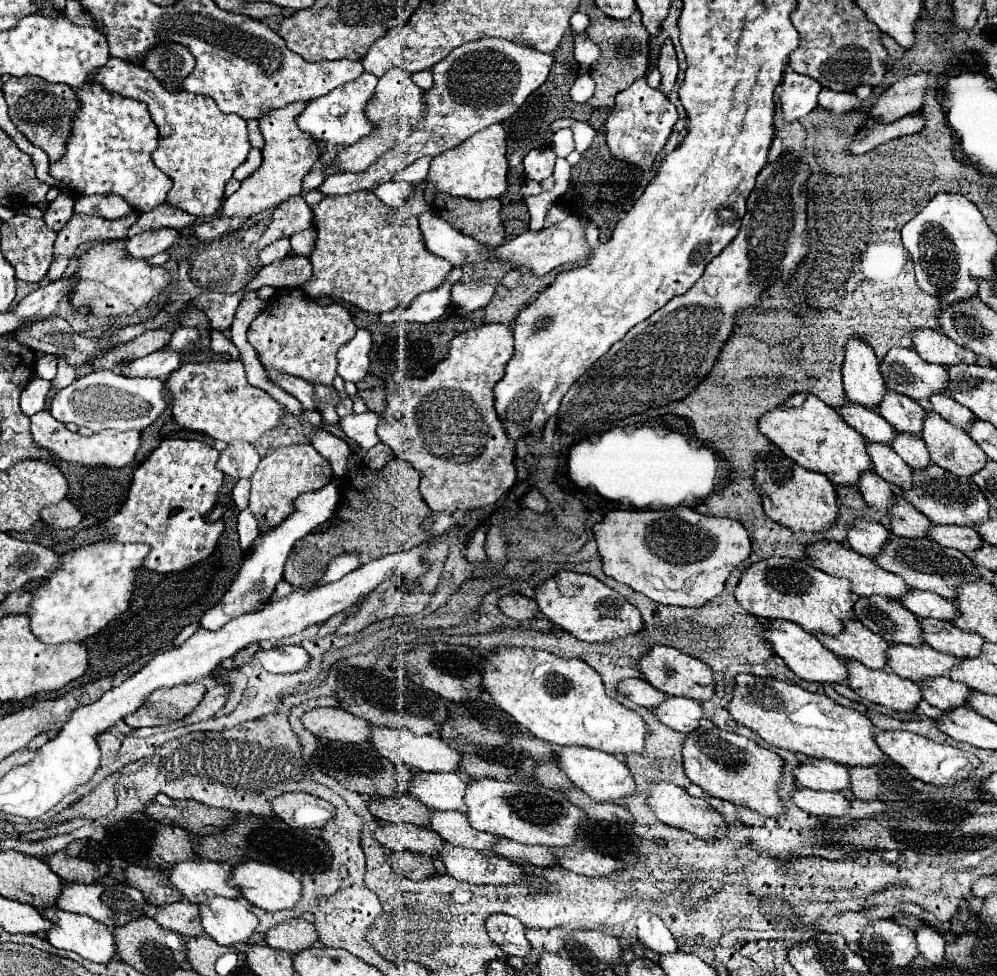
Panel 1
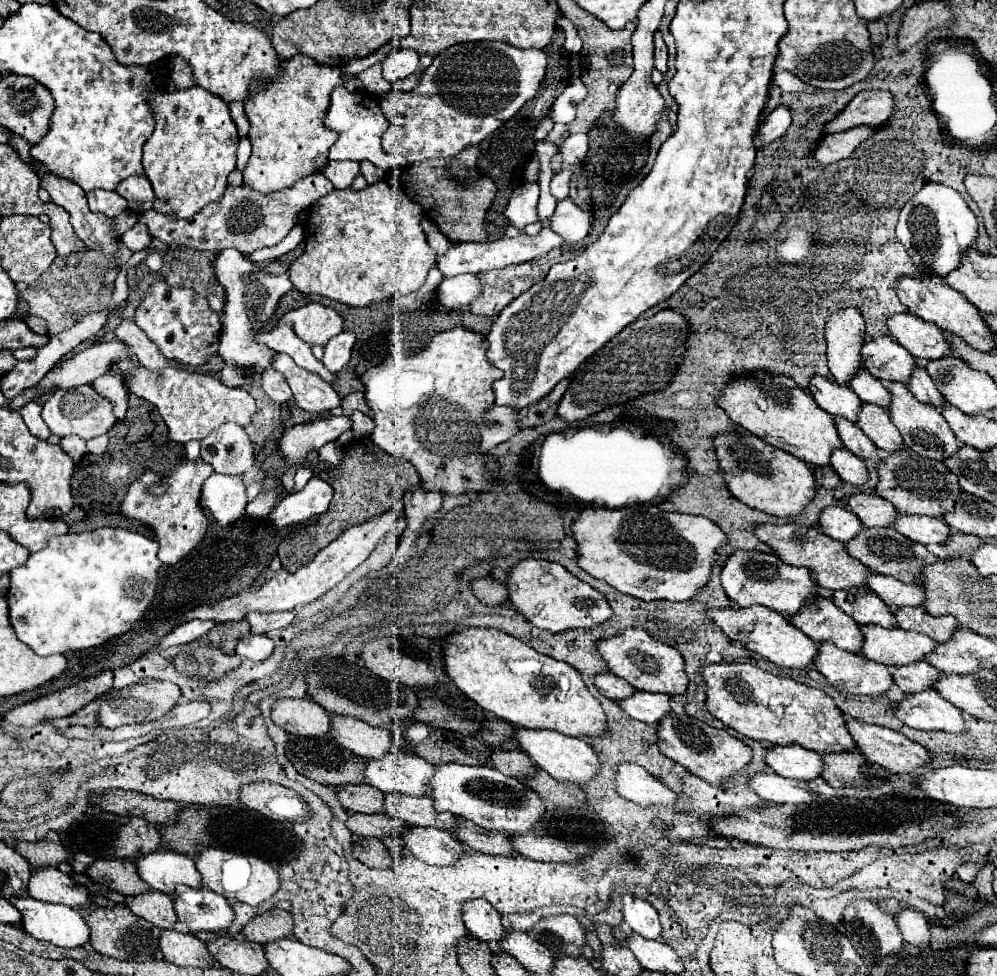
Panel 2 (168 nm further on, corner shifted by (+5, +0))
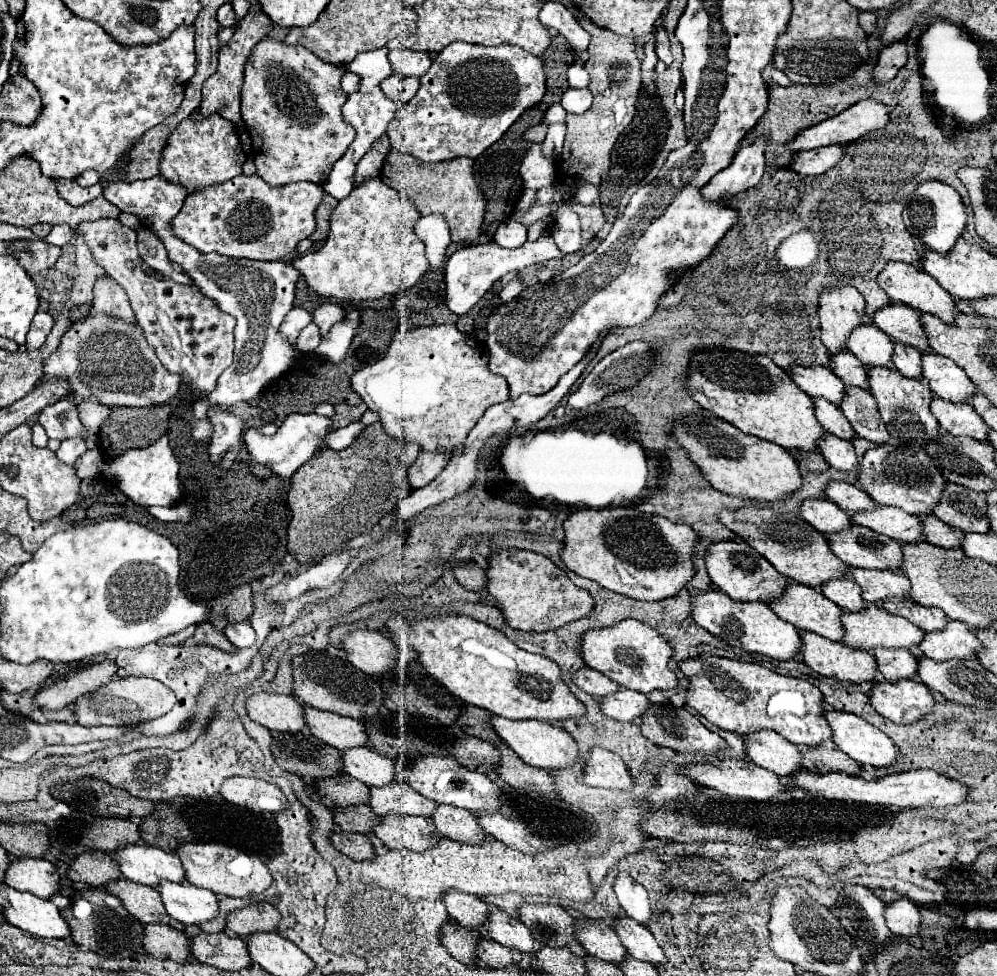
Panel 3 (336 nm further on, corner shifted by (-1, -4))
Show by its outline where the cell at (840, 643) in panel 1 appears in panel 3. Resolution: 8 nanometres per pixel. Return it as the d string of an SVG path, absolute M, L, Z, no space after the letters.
M788 585L786 595L776 601L768 603L772 611L792 623L800 631L810 631L832 641L844 641L846 629L842 627L842 609L832 603L828 597L822 595L818 589L810 589L808 585Z

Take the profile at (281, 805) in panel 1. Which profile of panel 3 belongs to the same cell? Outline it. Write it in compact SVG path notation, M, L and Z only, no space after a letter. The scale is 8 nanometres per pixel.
M232 777L232 779L224 781L220 793L228 803L246 807L256 813L278 815L288 807L286 795L276 785L272 785L264 779Z

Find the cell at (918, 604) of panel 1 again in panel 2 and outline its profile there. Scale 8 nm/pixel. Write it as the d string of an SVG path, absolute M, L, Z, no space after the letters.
M870 573L866 585L872 589L872 593L876 593L876 597L886 601L888 607L906 607L924 603L924 591L916 583L902 583L888 575Z

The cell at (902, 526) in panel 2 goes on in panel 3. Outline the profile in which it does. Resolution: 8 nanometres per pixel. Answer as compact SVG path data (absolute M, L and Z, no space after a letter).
M876 507L876 511L870 513L856 513L852 515L852 521L868 529L874 529L880 535L888 535L898 543L924 541L922 519L904 513L898 507Z

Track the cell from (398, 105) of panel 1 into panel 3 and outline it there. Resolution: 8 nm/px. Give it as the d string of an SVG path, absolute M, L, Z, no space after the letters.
M396 49L396 51L390 51L390 63L394 73L420 79L430 69L432 59L428 57L428 53L422 53L422 51Z

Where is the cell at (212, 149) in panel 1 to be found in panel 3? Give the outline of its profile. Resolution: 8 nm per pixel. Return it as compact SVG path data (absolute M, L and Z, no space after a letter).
M194 109L190 117L180 121L178 127L170 133L162 149L160 177L164 177L168 183L184 187L186 193L192 195L192 193L204 191L206 187L220 185L240 175L246 159L248 155L242 149L238 129L234 123L220 117L218 113L202 117L202 111Z

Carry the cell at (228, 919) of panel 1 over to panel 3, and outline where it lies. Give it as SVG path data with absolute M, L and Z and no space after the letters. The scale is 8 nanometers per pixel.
M162 881L162 885L158 885L158 893L162 895L168 915L184 925L200 925L204 921L212 921L220 913L218 897L212 891L190 883Z

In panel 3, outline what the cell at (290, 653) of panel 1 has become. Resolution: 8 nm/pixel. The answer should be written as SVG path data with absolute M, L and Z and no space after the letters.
M238 623L238 625L226 627L226 637L238 649L246 649L246 647L256 645L256 631L250 627L250 623Z

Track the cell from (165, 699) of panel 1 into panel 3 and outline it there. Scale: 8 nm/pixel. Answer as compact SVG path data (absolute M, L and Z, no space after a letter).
M116 677L108 685L102 685L94 693L80 697L76 701L76 721L80 725L124 725L134 727L146 723L150 719L162 717L176 705L176 695L164 683L148 677Z

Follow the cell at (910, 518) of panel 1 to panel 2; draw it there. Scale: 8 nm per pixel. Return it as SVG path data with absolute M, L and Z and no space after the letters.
M852 493L844 501L864 527L888 527L898 515L892 503L874 493Z

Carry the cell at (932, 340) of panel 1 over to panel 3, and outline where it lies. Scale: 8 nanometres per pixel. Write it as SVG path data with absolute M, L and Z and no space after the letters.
M888 305L874 313L874 323L896 343L914 347L922 353L930 349L924 325L920 321L920 313L910 309L908 305Z

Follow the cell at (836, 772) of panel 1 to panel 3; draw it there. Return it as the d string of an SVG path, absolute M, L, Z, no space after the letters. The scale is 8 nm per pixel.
M758 731L744 737L746 753L756 765L776 773L776 775L794 775L802 769L802 753L796 745L786 741L774 731Z

